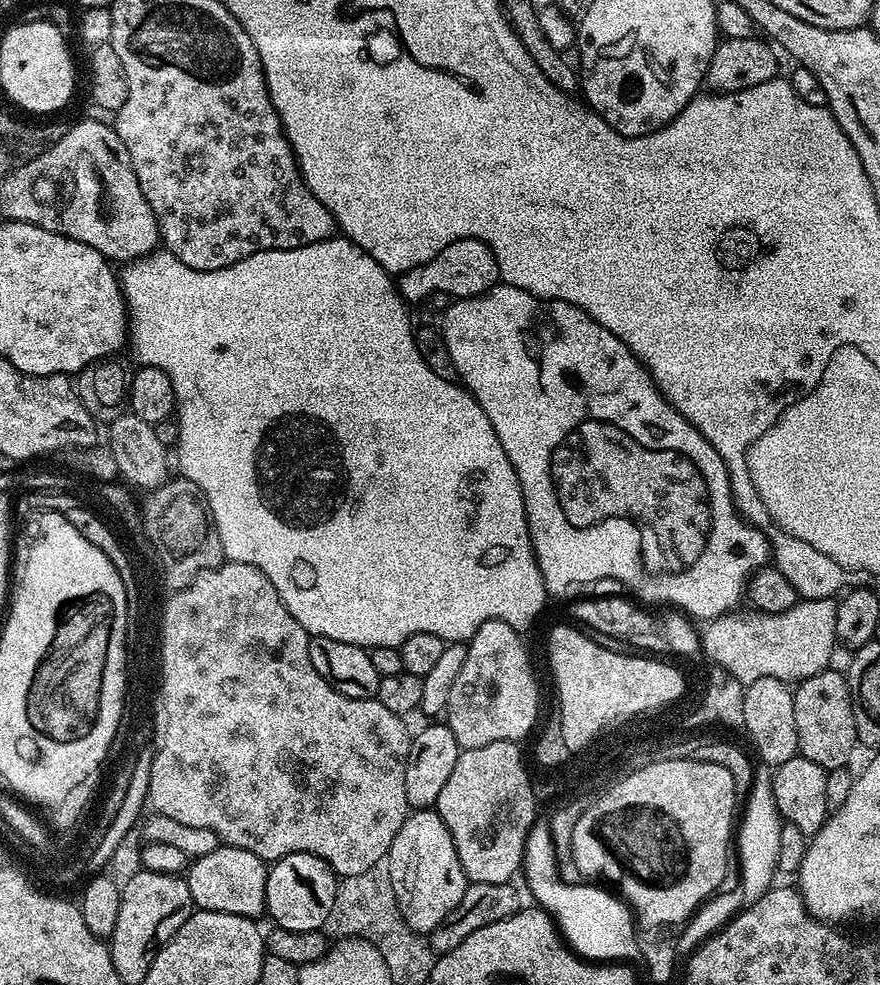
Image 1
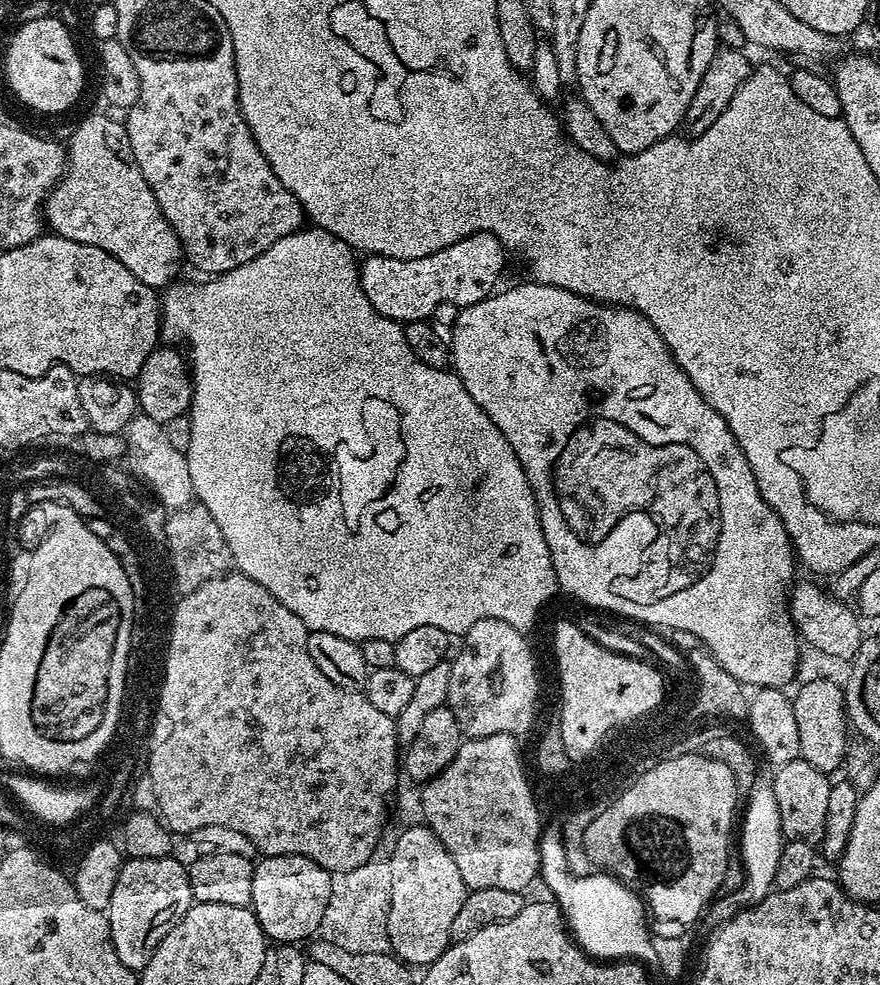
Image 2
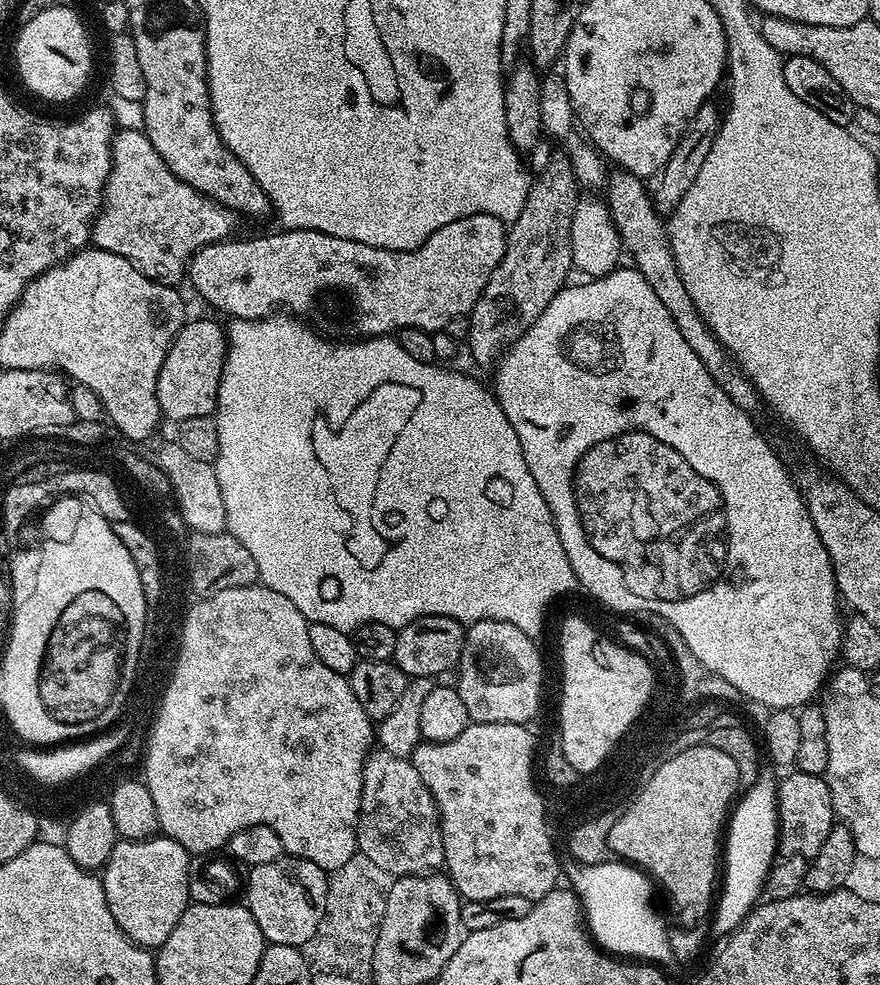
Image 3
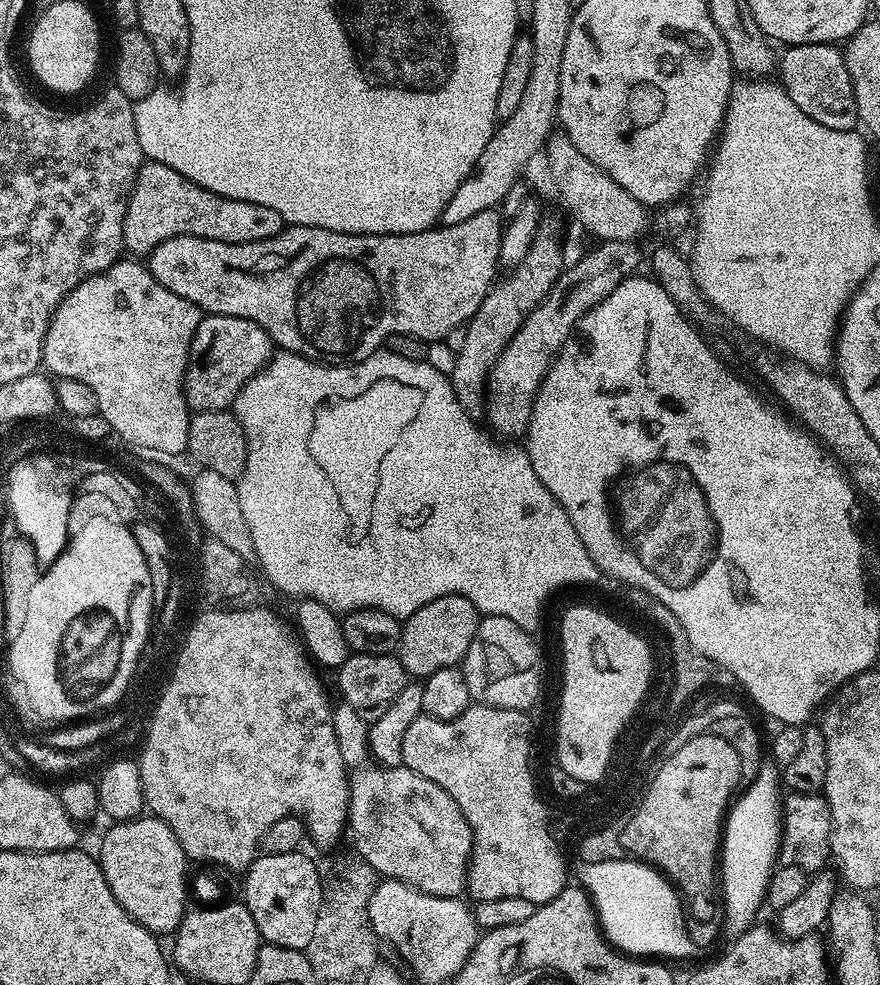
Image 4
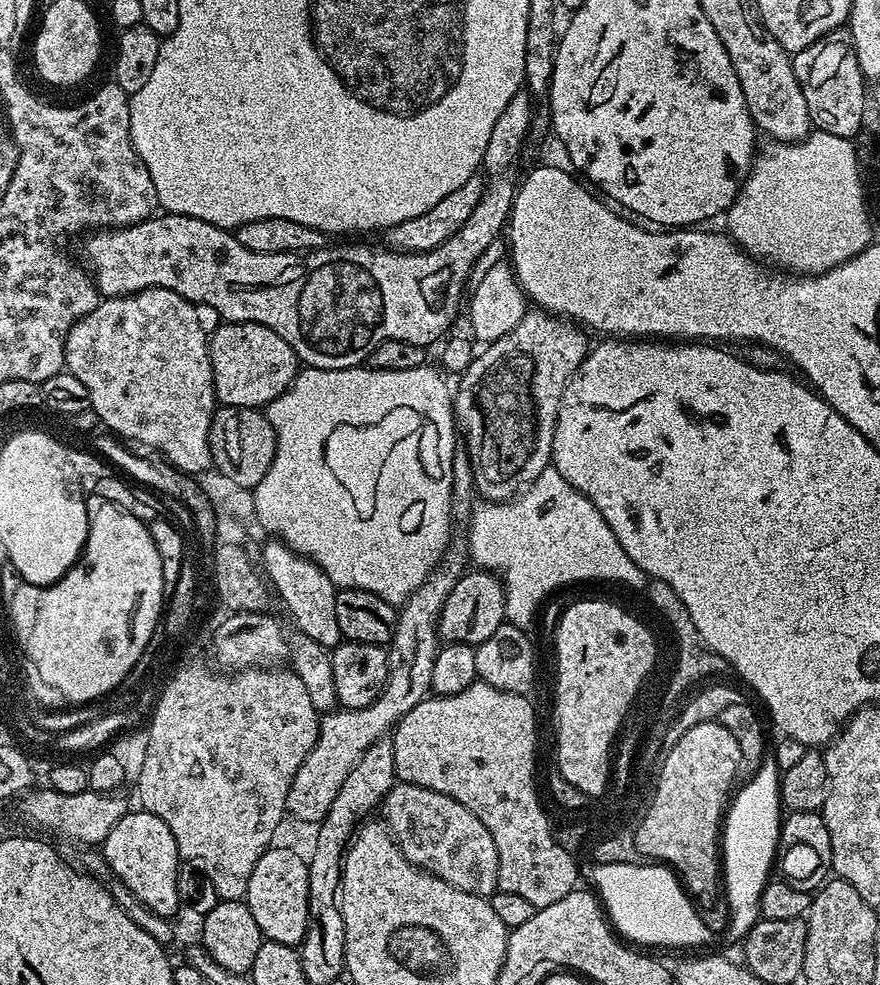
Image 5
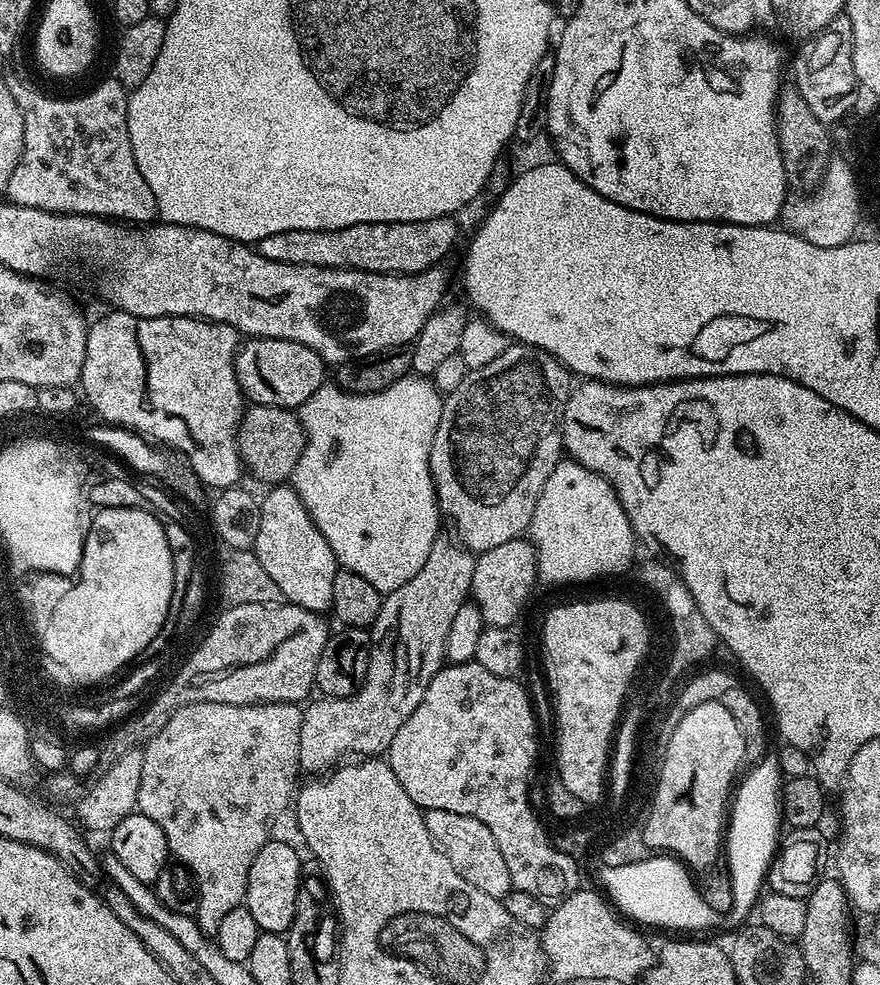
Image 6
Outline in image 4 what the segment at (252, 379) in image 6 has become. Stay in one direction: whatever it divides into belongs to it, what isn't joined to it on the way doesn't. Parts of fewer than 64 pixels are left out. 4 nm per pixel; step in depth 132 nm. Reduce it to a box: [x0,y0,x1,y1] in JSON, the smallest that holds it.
[184,315,274,412]

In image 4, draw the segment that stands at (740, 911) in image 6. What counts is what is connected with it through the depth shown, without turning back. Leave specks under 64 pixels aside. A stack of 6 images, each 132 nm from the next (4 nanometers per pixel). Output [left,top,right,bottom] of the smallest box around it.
[720,758,782,940]

